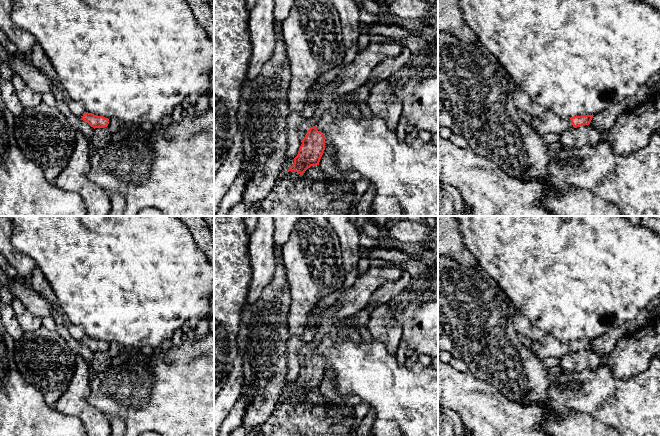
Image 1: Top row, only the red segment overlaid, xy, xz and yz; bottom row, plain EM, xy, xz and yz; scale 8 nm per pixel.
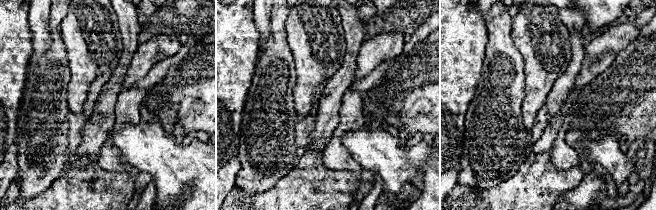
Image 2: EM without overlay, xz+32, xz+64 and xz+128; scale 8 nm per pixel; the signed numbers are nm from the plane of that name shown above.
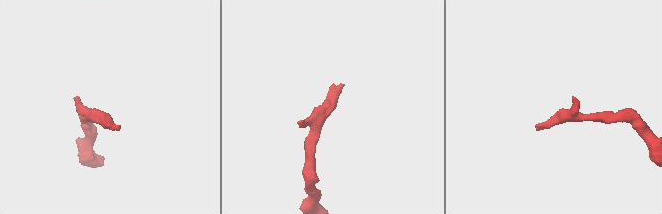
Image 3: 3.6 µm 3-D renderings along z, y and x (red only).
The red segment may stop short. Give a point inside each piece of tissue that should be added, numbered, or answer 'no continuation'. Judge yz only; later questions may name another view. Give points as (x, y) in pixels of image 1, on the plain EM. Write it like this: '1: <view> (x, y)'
1: yz (549, 346)

